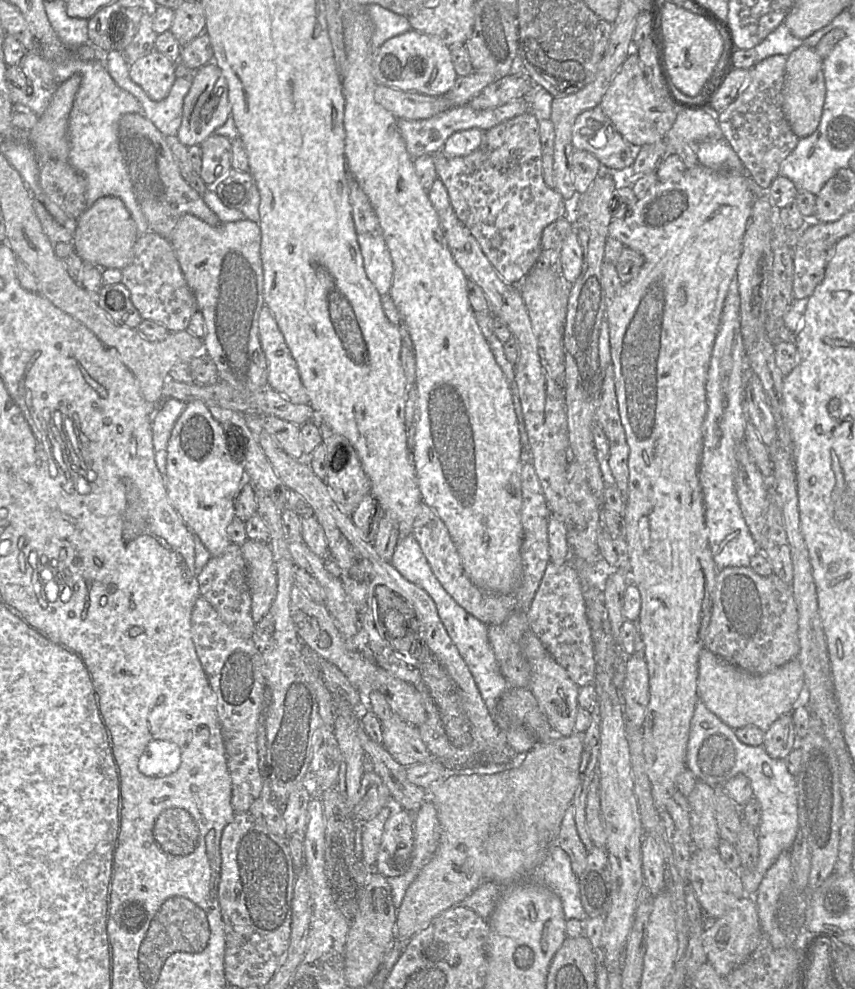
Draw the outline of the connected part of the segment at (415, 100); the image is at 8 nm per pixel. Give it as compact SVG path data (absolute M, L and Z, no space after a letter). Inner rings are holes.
M379 84L375 88L374 98L398 119L427 119L451 108L450 101L444 96L404 92Z

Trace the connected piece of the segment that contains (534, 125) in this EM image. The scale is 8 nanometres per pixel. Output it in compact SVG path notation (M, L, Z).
M528 111L494 126L485 132L481 146L467 156L452 157L443 152L433 156L437 176L447 189L457 218L480 243L483 253L498 275L509 284L521 283L544 255L541 236L545 227L567 215L564 198L549 188L543 179L538 119Z

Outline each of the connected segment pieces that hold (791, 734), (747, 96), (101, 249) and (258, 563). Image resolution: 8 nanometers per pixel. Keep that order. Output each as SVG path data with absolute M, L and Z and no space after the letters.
M792 713L783 714L765 731L763 746L772 758L785 760L797 743Z
M774 55L757 62L749 73L749 81L738 97L722 112L715 114L722 135L741 159L745 171L764 191L779 176L780 164L797 146L799 138L787 122L783 109L783 86L787 56Z
M116 196L101 197L77 220L72 241L74 252L83 262L89 262L100 269L120 269L128 266L133 258L133 247L139 237L136 223L129 211Z
M247 539L241 545L255 624L268 613L277 594L277 574L269 543Z

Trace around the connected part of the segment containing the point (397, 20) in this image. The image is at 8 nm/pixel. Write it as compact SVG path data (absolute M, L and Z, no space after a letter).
M378 4L365 6L373 23L372 47L376 52L388 39L411 30L408 17L392 12Z

